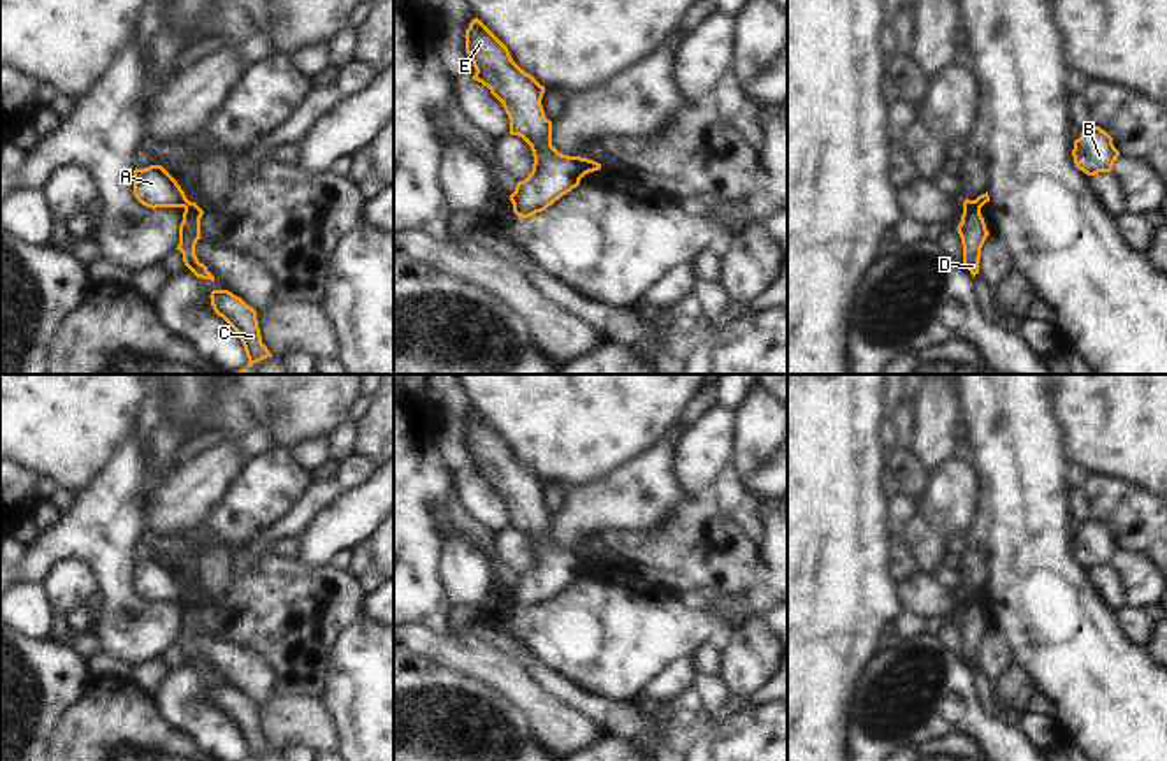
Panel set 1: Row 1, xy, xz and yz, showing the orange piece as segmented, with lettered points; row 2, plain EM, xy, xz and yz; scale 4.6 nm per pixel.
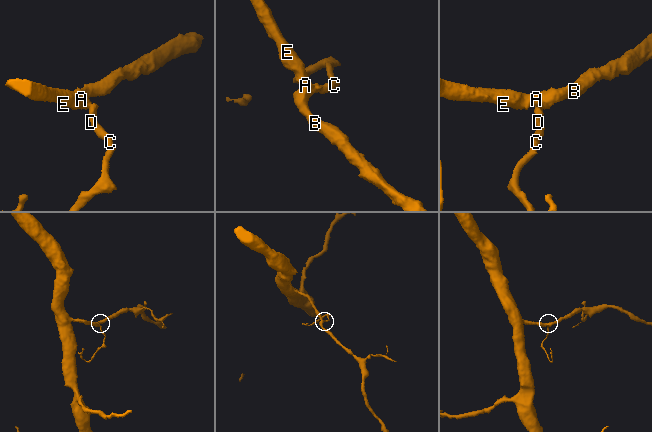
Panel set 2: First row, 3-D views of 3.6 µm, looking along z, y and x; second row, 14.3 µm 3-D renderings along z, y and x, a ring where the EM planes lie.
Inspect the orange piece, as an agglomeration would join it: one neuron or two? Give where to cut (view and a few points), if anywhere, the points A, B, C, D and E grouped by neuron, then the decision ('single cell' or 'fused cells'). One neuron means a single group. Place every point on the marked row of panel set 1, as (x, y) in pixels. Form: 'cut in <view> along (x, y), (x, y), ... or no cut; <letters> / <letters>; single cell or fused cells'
cut in xz along (579, 157), (579, 167), (584, 174); A B E / C D; fused cells

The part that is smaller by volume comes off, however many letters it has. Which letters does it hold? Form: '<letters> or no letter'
C, D

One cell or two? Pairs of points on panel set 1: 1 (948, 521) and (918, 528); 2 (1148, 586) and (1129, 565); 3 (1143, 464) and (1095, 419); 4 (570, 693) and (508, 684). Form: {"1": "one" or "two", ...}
{"1": "two", "2": "one", "3": "one", "4": "two"}

